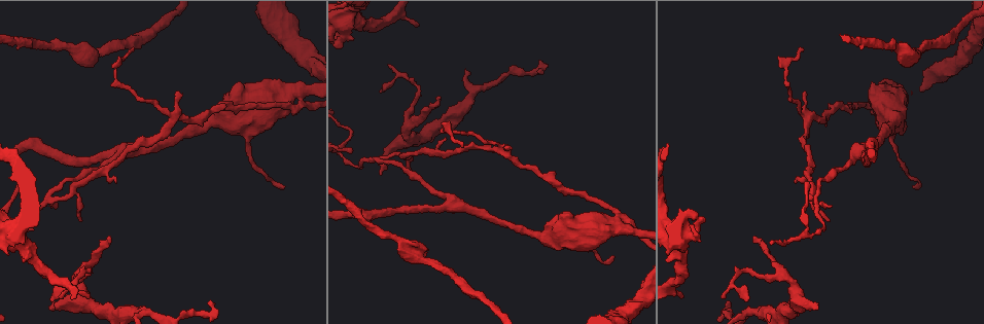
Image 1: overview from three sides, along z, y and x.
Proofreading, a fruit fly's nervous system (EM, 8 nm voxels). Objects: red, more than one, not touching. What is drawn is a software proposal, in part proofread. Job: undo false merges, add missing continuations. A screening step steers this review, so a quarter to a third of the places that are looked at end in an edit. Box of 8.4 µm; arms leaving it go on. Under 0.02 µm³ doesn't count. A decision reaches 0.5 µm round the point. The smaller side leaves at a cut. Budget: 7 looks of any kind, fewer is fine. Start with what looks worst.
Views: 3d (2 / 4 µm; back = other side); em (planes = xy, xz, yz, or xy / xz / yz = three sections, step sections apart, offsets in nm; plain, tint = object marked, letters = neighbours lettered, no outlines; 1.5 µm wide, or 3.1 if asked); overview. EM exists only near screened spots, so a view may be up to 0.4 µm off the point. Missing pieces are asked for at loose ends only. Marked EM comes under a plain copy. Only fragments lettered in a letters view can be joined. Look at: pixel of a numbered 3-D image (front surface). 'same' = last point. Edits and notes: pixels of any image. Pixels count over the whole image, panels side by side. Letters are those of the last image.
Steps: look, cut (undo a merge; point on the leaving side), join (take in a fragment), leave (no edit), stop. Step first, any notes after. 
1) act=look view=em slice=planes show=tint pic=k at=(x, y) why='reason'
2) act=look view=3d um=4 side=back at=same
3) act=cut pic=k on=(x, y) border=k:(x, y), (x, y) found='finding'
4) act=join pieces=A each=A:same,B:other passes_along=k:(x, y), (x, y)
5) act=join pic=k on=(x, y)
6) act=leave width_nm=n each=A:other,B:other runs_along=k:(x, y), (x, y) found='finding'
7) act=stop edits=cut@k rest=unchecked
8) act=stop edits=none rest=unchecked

act=look view=em slice=planes show=letters pic=1 at=(439, 97) why='branch stops here'

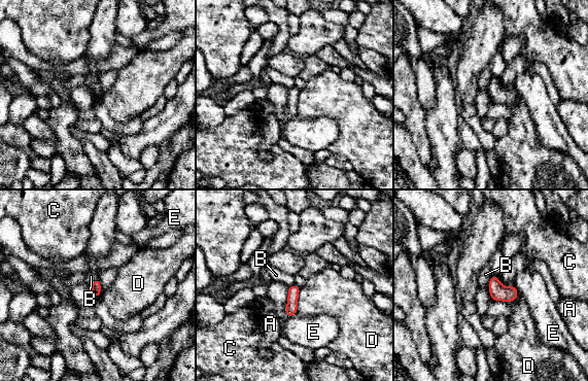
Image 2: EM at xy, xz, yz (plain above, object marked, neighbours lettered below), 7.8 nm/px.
act=leave width_nm=80 each=A:other,B:other,C:other,D:other,E:other border=2:(98, 277), (91, 284), (91, 289) found='none of them fits'

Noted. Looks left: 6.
act=look view=3d um=4 pic=1 at=(51, 309) why='branch stops here'

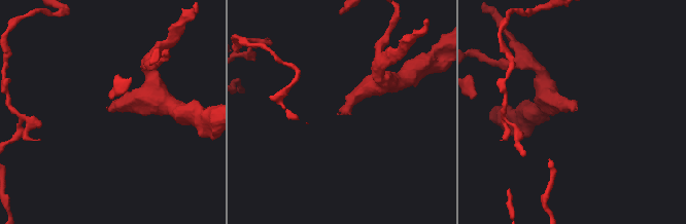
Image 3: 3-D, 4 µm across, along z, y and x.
act=look view=em slice=xy step=8 show=letters pic=3 at=(576, 109)

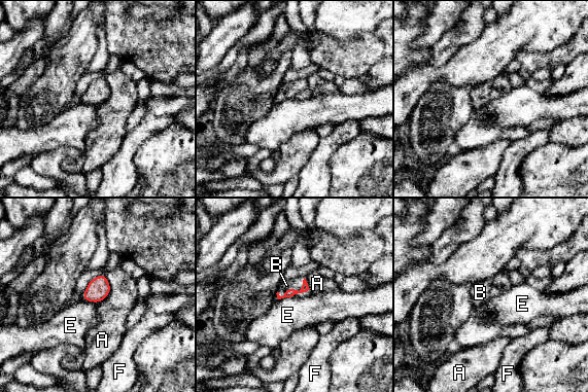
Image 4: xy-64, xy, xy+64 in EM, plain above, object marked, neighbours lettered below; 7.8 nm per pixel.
act=join pieces=B each=A:other,B:same,E:other,F:other found='it goes on there'

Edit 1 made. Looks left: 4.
act=look view=em slice=planes show=tint pic=1 at=(814, 198) why='three-way junction'

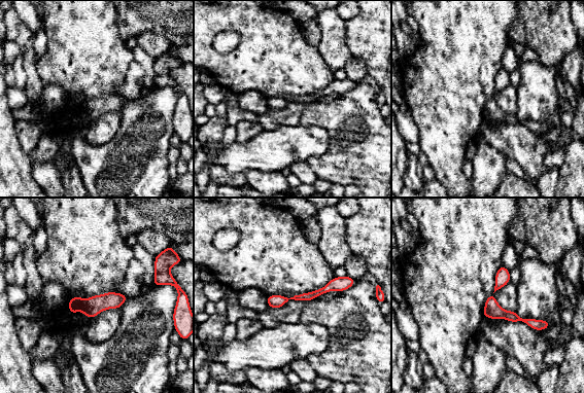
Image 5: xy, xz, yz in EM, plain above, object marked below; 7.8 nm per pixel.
act=look view=em slice=planes show=letters at=same why='what lies round it'

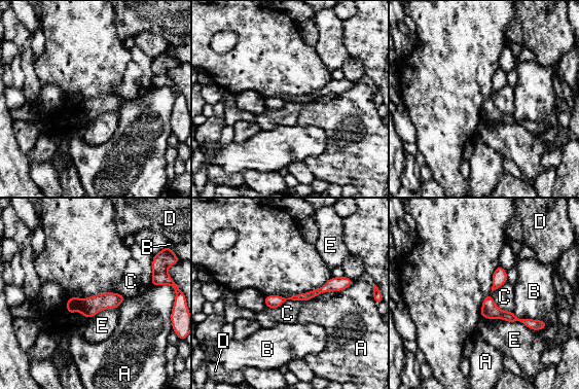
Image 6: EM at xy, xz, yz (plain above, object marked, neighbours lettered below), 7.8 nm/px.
act=cut pic=6 on=(91, 306) each=A:other,B:other,C:other,D:other,E:other part_leaving=6:(484, 303), (494, 312), (541, 326) found='a second neuron is stuck on'

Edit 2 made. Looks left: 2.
act=stop edits=join@4,cut@6 rest=unchecked

